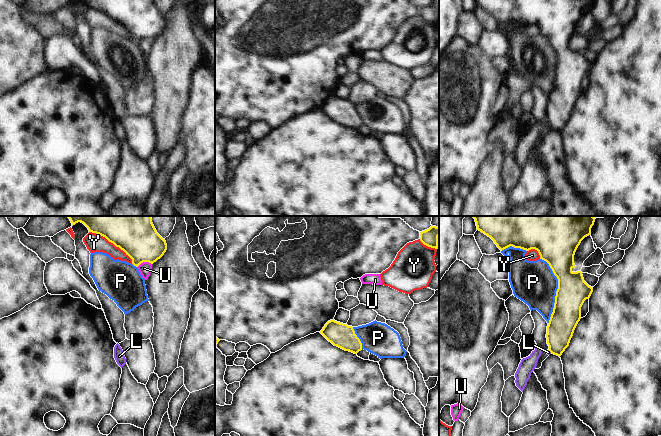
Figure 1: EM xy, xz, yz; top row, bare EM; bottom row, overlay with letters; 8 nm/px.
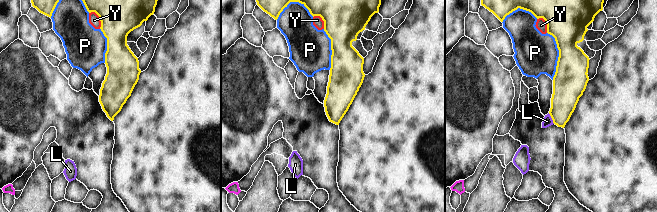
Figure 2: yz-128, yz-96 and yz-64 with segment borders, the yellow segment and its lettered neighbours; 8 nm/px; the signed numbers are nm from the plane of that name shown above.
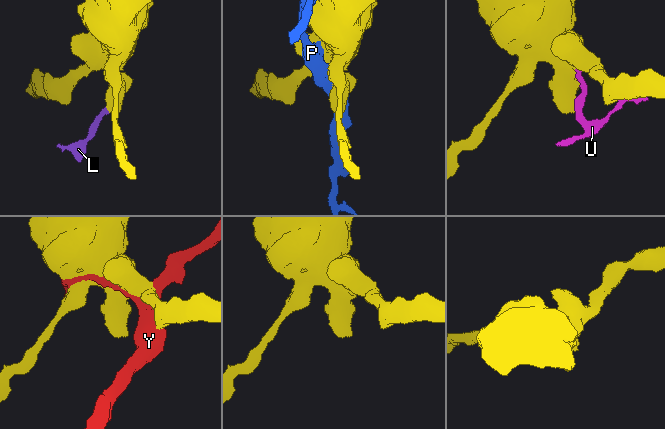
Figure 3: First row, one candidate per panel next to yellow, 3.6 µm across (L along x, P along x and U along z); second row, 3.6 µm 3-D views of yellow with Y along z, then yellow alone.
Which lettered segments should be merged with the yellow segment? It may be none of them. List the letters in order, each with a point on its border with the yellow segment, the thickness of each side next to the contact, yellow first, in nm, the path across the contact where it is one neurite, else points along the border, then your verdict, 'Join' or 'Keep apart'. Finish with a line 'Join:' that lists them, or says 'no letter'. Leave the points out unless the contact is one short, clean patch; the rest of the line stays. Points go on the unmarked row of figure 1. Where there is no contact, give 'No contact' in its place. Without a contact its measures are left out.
L: Touches yellow at yz (550, 127). Thickness 220 nm (yellow) against 30 nm. Boundary: yz (548, 126), (551, 128). Keep apart
P: Touches yellow at yz (557, 66). Thickness 240 nm (yellow) against 360 nm. Keep apart
U: Touches yellow at xy (144, 37). Thickness 300 nm (yellow) against 100 nm. Keep apart
Y: Touches yellow at xy (112, 18). Thickness 300 nm (yellow) against 150 nm. Keep apart
Join: no letter

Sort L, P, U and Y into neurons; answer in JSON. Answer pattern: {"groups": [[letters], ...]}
{"groups": [["L"], ["P"], ["U"], ["Y"]]}

